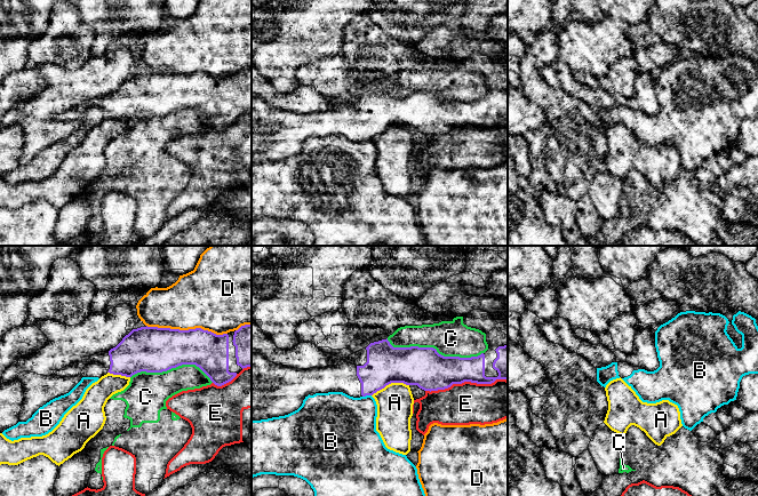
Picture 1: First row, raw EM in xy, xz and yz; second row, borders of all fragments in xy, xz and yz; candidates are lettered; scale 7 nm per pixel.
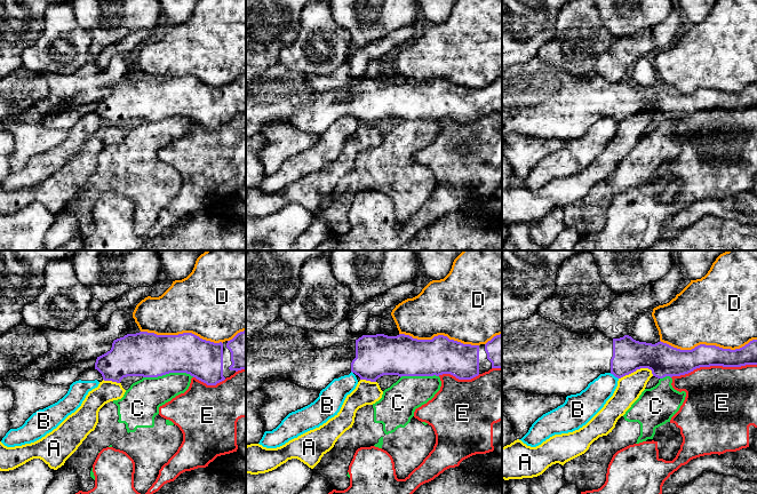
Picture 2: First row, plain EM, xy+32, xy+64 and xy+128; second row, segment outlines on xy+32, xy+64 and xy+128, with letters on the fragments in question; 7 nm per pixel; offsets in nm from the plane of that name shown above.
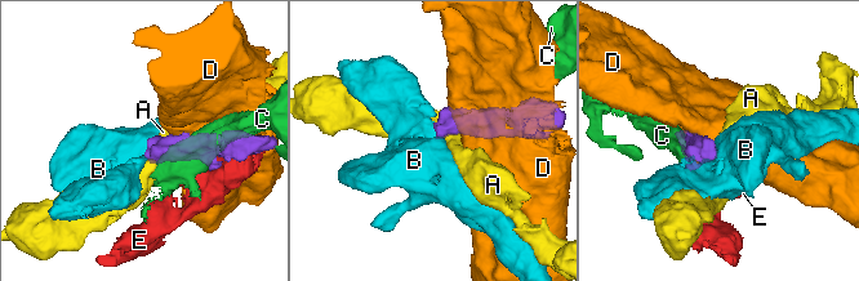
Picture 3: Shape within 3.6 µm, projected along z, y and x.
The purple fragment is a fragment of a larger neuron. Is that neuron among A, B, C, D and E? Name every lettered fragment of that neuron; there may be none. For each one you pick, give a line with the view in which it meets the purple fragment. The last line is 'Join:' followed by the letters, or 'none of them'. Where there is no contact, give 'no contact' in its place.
Join: none of them

